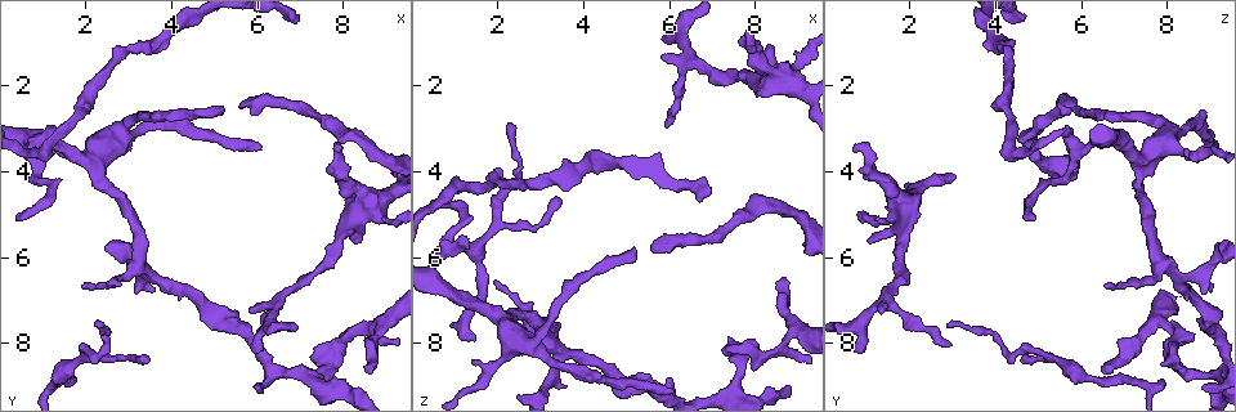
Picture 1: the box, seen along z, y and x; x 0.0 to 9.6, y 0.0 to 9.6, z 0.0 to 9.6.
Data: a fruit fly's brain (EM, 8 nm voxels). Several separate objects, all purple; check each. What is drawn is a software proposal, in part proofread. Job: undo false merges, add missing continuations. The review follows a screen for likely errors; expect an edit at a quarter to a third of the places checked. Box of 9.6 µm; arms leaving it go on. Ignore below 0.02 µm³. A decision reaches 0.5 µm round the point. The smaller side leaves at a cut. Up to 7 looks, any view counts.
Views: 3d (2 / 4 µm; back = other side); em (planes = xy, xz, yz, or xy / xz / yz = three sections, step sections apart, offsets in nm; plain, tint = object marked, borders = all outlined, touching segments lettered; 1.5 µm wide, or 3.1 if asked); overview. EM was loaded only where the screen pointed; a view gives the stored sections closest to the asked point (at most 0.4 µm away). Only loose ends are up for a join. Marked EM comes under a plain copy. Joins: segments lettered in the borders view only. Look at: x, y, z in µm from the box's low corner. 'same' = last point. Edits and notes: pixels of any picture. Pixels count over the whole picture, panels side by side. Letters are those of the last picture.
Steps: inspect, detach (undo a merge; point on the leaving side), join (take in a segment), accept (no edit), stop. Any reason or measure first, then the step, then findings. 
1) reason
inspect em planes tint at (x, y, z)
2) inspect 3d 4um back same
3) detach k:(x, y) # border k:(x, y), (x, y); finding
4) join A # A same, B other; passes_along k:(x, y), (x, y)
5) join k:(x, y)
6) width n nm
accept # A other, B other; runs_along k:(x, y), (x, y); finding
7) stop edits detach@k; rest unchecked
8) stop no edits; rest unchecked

end of a long branch
inspect 3d 2um at (6.10, 3.55, 9.20)

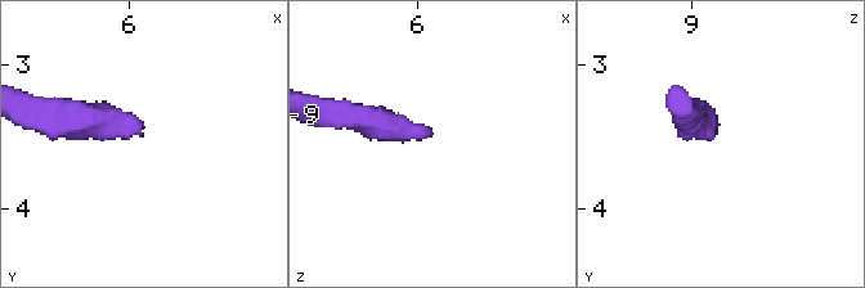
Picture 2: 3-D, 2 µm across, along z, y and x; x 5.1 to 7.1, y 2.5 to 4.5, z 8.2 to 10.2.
inspect em planes tint at (6.06, 3.48, 9.14)

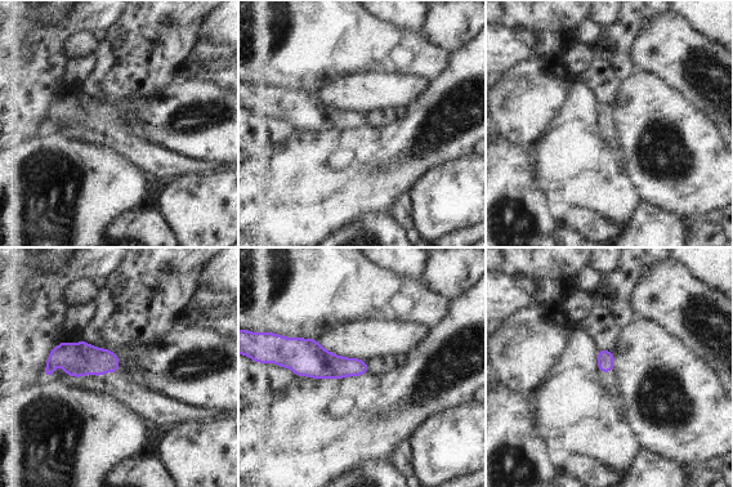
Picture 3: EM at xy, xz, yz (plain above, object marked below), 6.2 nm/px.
see the neighbours
inspect em planes borders same

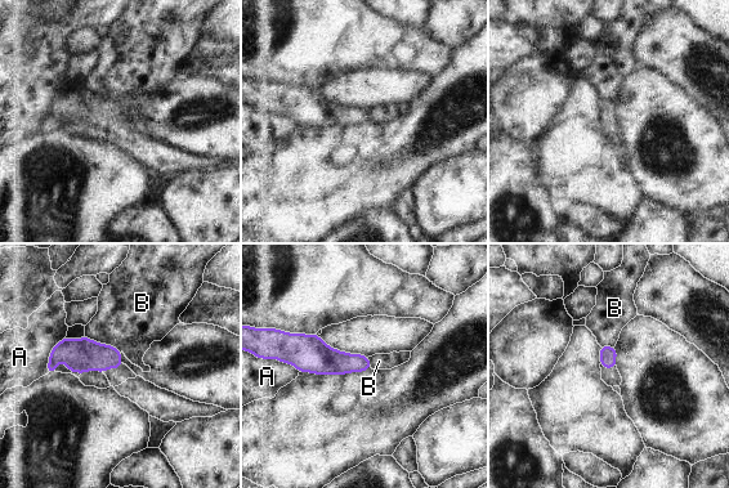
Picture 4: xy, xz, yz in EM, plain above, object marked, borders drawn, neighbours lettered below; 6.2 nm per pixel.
accept # A other, B other; border 4:(85, 336), (111, 344), (120, 352); none of them fits

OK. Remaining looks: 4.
an open end
inspect em planes borders at (3.35, 8.35, 4.65)

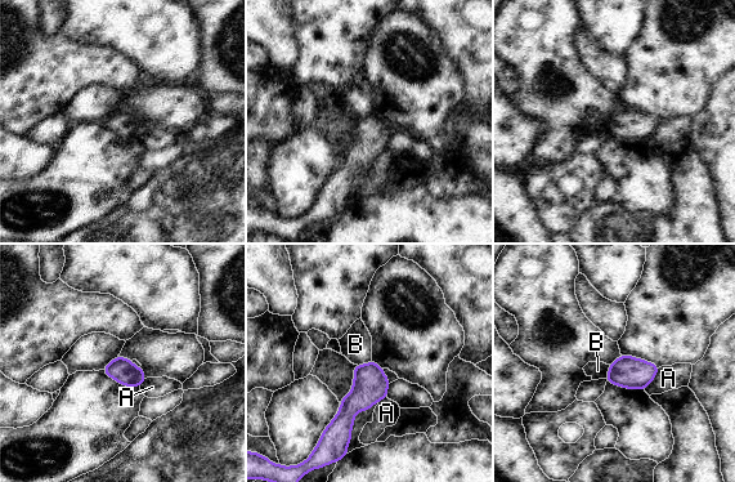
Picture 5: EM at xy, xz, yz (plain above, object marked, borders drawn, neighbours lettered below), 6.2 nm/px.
width 160 nm
accept # A other, B other; none of them fits

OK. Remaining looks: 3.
thin end
inspect em planes tint at (1.95, 6.65, 6.55)

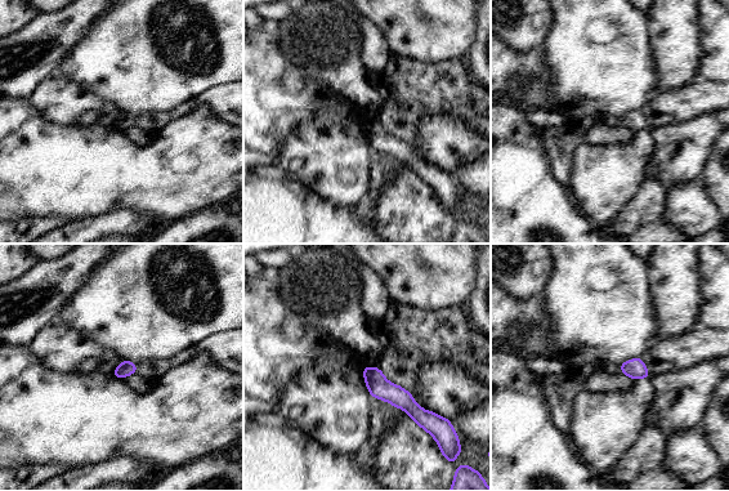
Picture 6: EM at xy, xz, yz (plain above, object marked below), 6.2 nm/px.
inspect em planes borders same

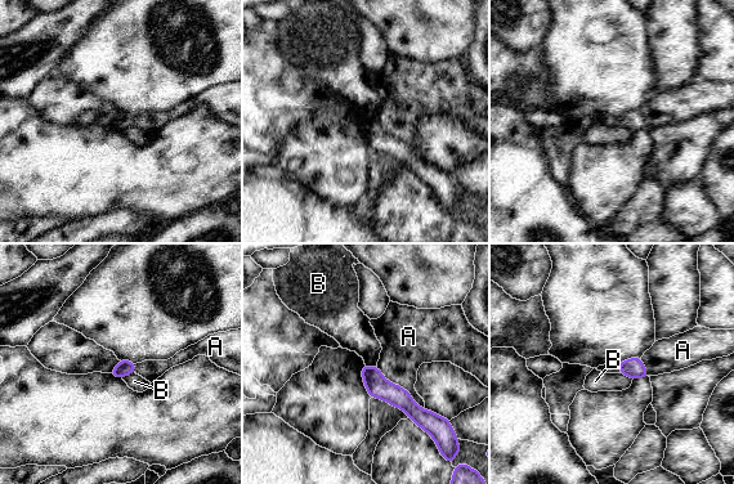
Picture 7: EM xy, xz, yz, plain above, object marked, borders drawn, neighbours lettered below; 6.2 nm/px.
accept # A other, B other; border 7:(620, 372), (632, 379); none of them fits

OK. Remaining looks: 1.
stop no edits; rest unchecked

